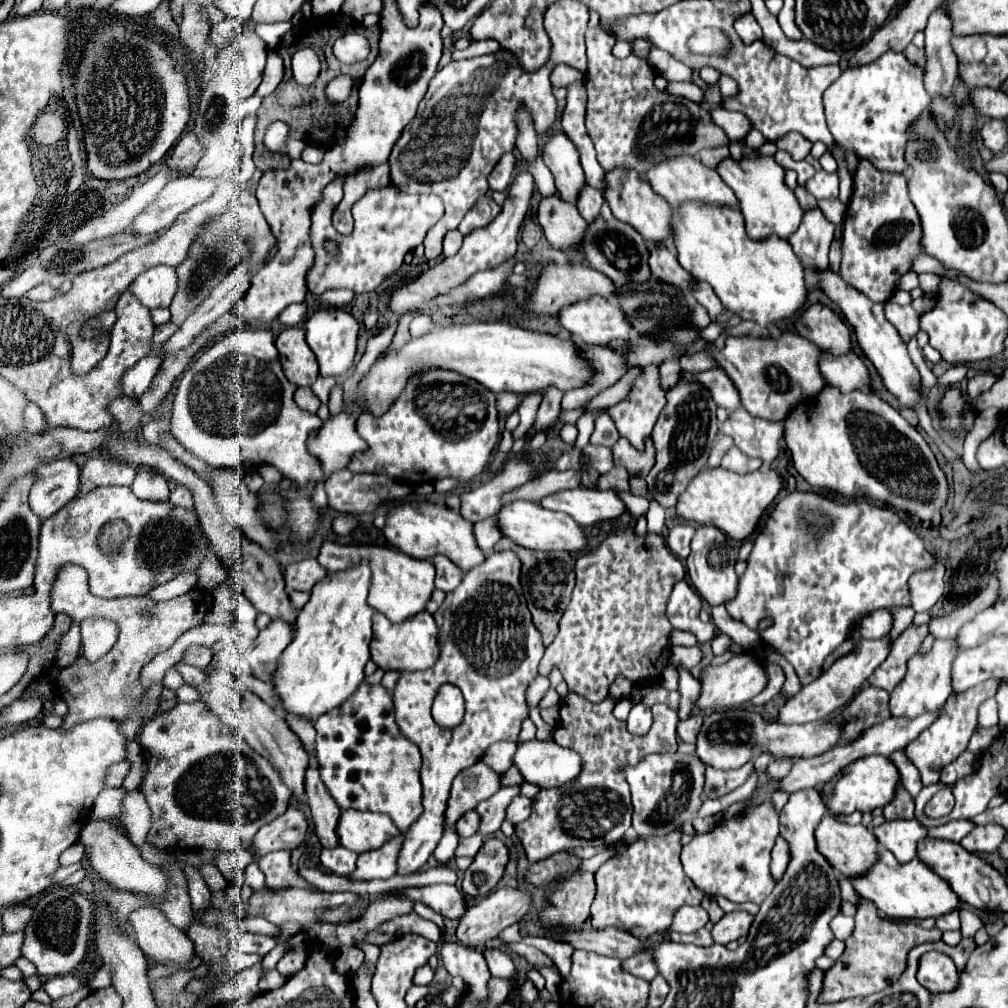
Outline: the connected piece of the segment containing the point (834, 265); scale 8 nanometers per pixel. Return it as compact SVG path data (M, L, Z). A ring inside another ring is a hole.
M833 240L829 251L829 268L831 271L838 273L841 262L841 240Z

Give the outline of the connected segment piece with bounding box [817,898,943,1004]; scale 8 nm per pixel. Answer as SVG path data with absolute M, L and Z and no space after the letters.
M859 898L857 914L855 914L855 930L845 940L845 952L835 960L835 964L825 970L823 988L817 998L821 1004L831 1004L855 996L869 996L875 992L885 990L887 986L895 984L905 970L907 952L923 942L937 942L941 940L941 932L937 928L923 930L915 922L897 922L889 918L881 918L873 902Z

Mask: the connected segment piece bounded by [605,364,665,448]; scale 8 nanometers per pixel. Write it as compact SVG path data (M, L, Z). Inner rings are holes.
M653 364L645 368L641 378L637 378L629 398L613 408L607 408L605 412L613 416L619 434L635 448L641 448L645 436L651 434L663 406L665 390L659 382L659 366Z

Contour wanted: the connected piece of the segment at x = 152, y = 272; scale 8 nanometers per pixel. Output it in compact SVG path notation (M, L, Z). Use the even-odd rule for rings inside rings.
M153 266L153 268L149 268L149 270L145 270L145 272L143 272L143 274L139 274L139 276L137 276L137 278L135 278L135 280L133 280L133 282L131 282L131 286L129 286L129 288L127 288L127 290L129 290L129 292L133 292L133 294L135 294L135 298L137 298L137 300L139 300L139 302L141 302L141 304L143 304L143 306L147 306L147 308L149 308L150 314L151 314L151 310L157 310L157 308L163 308L163 310L169 310L169 314L170 313L170 305L171 305L171 300L173 300L173 294L175 294L175 290L177 290L177 274L175 274L175 268L171 268L171 266Z

